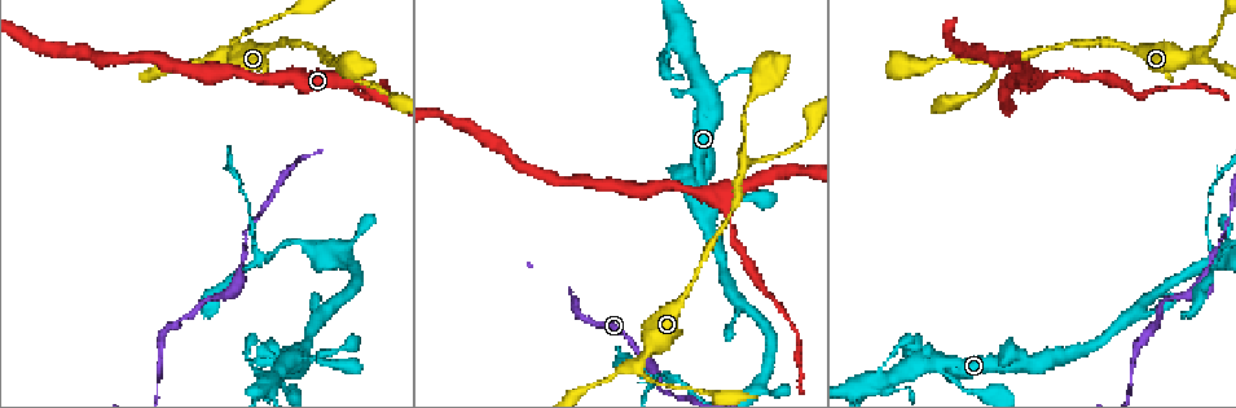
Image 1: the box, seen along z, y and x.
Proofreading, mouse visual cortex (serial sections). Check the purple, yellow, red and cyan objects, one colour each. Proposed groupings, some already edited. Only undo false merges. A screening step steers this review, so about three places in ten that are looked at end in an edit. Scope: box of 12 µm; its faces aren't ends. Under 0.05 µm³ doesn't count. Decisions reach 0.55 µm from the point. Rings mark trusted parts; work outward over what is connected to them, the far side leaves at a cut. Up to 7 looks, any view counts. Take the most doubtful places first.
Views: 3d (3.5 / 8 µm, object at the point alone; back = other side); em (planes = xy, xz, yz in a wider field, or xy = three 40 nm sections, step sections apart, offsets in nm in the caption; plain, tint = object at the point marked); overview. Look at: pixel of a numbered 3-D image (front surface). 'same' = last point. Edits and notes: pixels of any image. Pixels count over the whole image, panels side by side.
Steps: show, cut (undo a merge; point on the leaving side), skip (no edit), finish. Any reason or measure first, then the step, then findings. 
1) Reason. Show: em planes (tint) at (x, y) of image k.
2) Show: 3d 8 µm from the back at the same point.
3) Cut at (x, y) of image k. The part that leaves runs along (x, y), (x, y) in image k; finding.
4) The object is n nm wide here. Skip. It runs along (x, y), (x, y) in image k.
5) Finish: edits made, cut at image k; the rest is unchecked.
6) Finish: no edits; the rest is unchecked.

Thin arm on a thick one. Show: 3d 3.5 µm at (639, 367) of image 1.

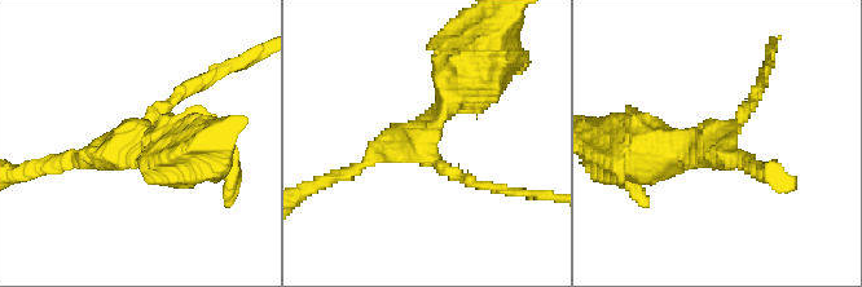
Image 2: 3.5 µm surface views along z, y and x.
3 arms meet here; the arms are 150, 150, 500 nm wide; need the tissue. Show: em xy step 5 (tint) at (128, 145) of image 2.

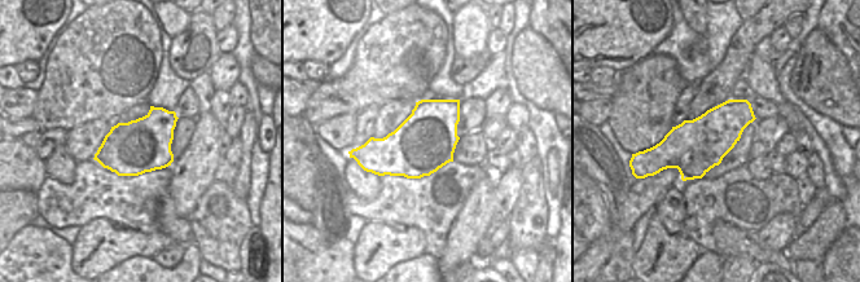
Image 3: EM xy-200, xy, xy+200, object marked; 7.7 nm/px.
Skip. It runs along (647, 151), (707, 151), (756, 92) in image 2; continuous, no second cell.

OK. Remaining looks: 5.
Three-way junction. Show: 3d 3.5 µm at (674, 380) of image 1.

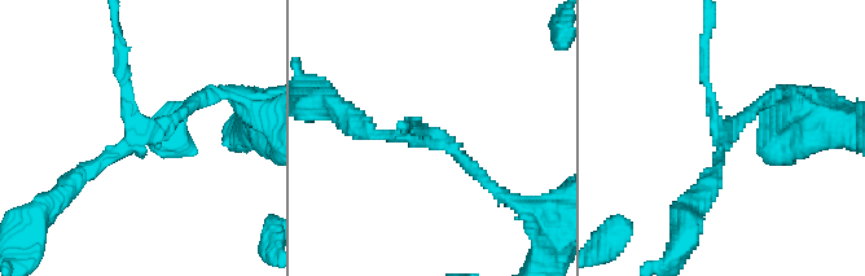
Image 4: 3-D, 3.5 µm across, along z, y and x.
3 arms meet here; the arms are 100, 150, 150 nm wide; need the tissue. Show: em xy step 1 (tint) at (439, 139) of image 4.

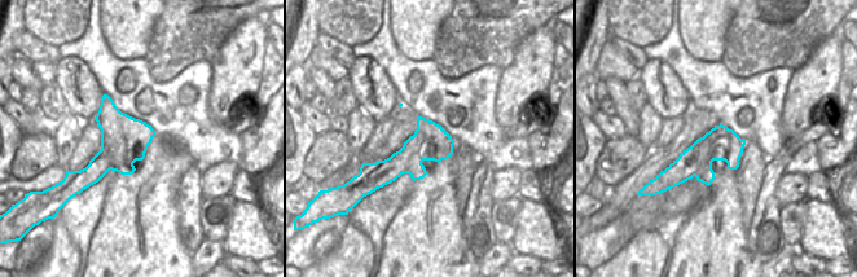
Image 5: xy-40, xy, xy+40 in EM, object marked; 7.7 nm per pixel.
Show: em xy step 5 (tint) at the same point.

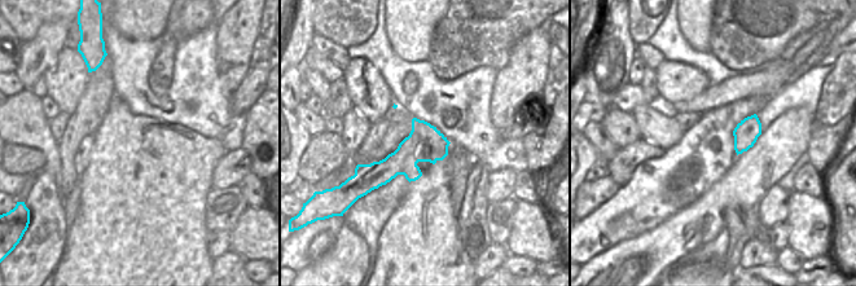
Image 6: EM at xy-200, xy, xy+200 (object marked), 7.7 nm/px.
The object is 280 nm wide here. Cut at (123, 82) of image 4. The part that leaves runs along (139, 119), (122, 92), (118, 29) in image 4; a second cell is stuck on.

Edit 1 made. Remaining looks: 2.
Finish: edits made, cut at image 4; the rest is unchecked.

